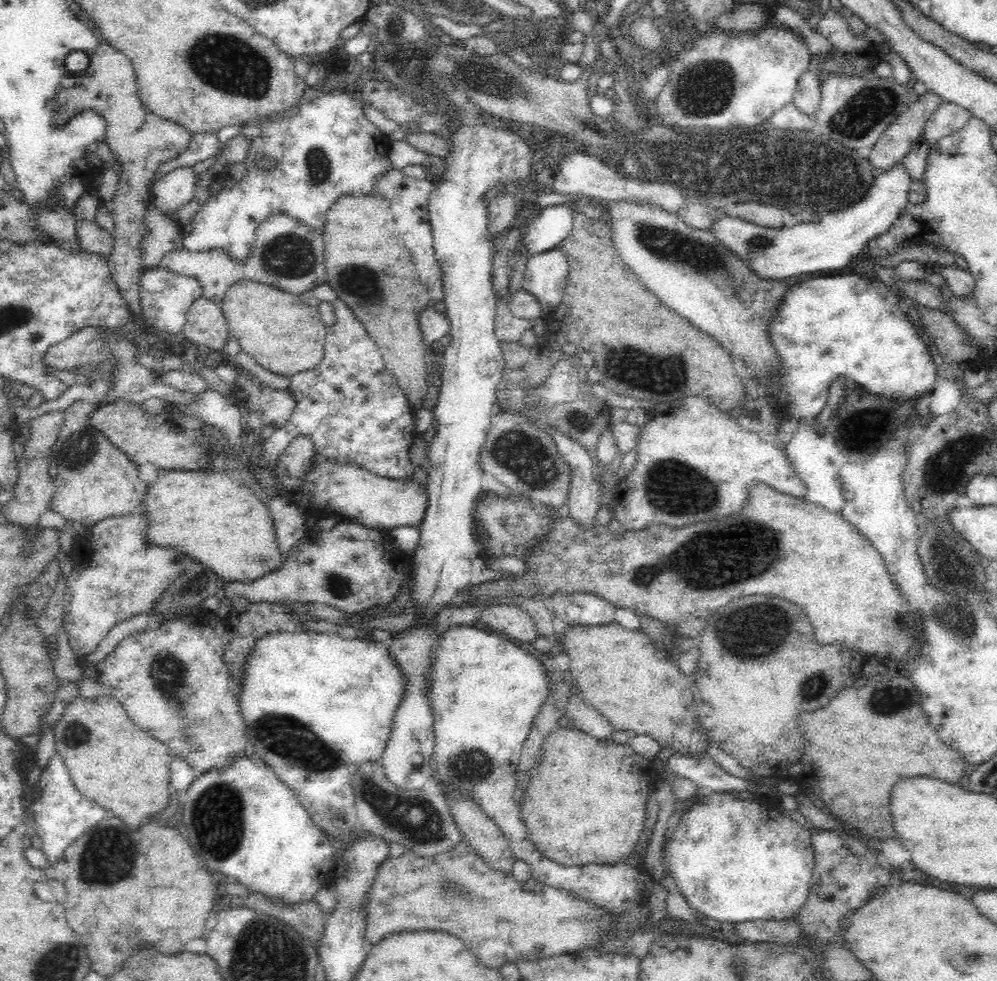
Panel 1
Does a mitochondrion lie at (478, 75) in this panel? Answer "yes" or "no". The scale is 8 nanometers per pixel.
yes

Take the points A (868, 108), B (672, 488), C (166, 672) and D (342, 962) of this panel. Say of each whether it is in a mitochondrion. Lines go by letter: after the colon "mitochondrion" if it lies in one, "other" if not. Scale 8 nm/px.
A: mitochondrion
B: mitochondrion
C: mitochondrion
D: other

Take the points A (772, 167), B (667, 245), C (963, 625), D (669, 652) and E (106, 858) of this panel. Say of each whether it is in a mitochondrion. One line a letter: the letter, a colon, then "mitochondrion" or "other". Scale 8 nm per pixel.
A: mitochondrion
B: mitochondrion
C: mitochondrion
D: other
E: mitochondrion

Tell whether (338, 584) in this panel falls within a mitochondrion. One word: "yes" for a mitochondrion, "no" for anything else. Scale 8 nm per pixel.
yes

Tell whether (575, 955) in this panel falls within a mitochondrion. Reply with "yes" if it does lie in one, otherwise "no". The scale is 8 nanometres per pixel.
no

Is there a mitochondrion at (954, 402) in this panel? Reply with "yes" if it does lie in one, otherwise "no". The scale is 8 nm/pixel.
no

